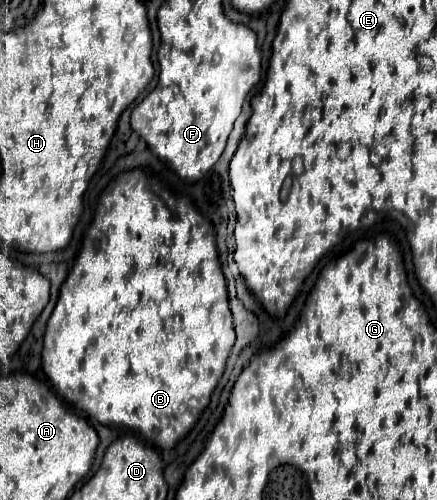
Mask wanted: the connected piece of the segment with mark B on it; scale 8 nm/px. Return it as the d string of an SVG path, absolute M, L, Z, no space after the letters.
M130 170L120 174L100 196L94 220L88 228L88 234L84 238L84 250L72 268L68 280L60 288L58 304L46 324L44 332L44 348L42 348L42 368L52 382L54 390L74 408L86 412L90 418L96 418L104 426L128 426L136 432L140 432L150 444L162 450L174 448L196 424L202 408L208 406L210 396L220 382L224 374L224 366L230 354L230 348L234 346L234 324L228 304L228 292L226 292L226 280L222 274L222 266L218 260L216 240L214 240L214 228L212 224L196 212L196 208L190 204L188 198L170 194L164 190L158 180L154 180L146 170Z

